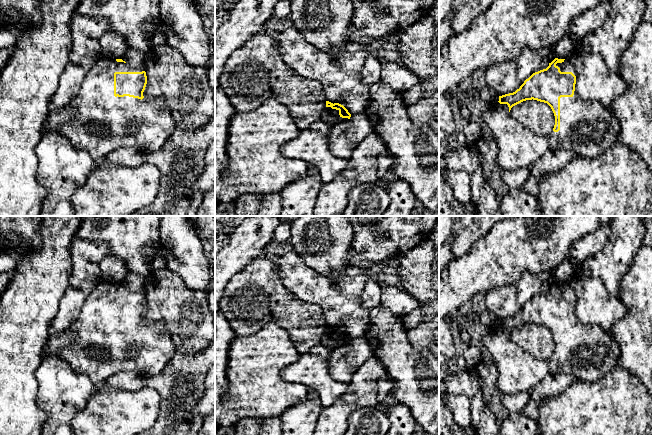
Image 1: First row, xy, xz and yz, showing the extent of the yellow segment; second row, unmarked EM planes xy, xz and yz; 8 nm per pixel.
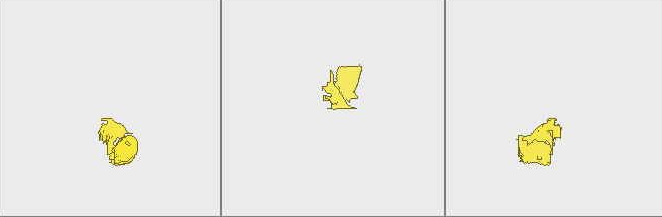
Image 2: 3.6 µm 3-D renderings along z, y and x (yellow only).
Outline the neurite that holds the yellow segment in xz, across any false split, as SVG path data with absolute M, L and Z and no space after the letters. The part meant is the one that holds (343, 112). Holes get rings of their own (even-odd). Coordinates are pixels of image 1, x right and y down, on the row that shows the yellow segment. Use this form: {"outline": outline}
{"outline": "M326 101L326 107L320 114L320 120L330 126L347 121L350 117L351 114L343 105L329 101Z"}

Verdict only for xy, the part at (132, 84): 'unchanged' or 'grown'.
grown

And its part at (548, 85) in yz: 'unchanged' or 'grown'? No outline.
grown

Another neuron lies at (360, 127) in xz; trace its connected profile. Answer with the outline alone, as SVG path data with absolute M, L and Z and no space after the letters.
M366 113L351 115L349 120L331 127L330 151L338 157L349 160L354 149L371 132L373 132L373 127Z

